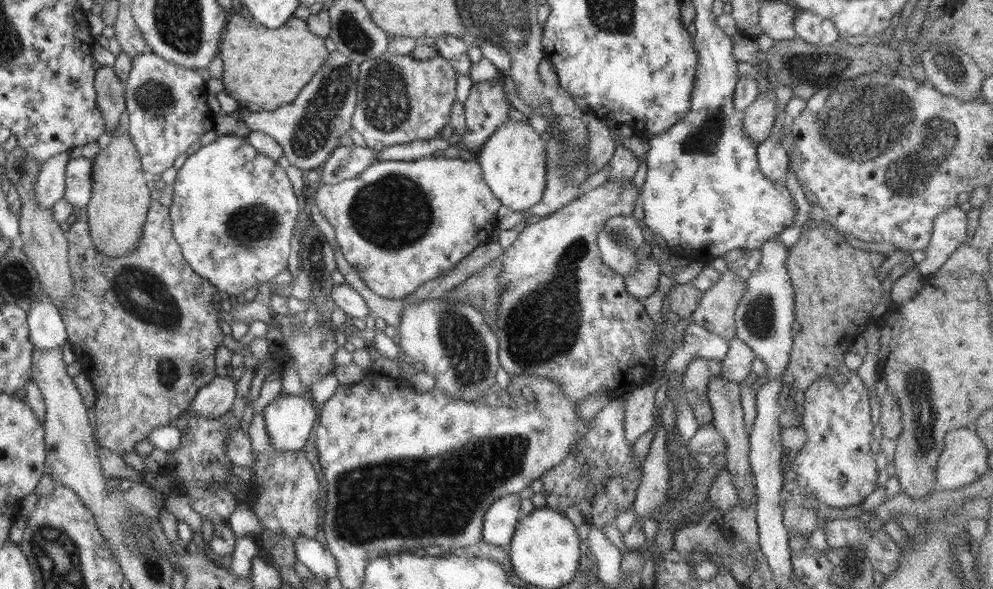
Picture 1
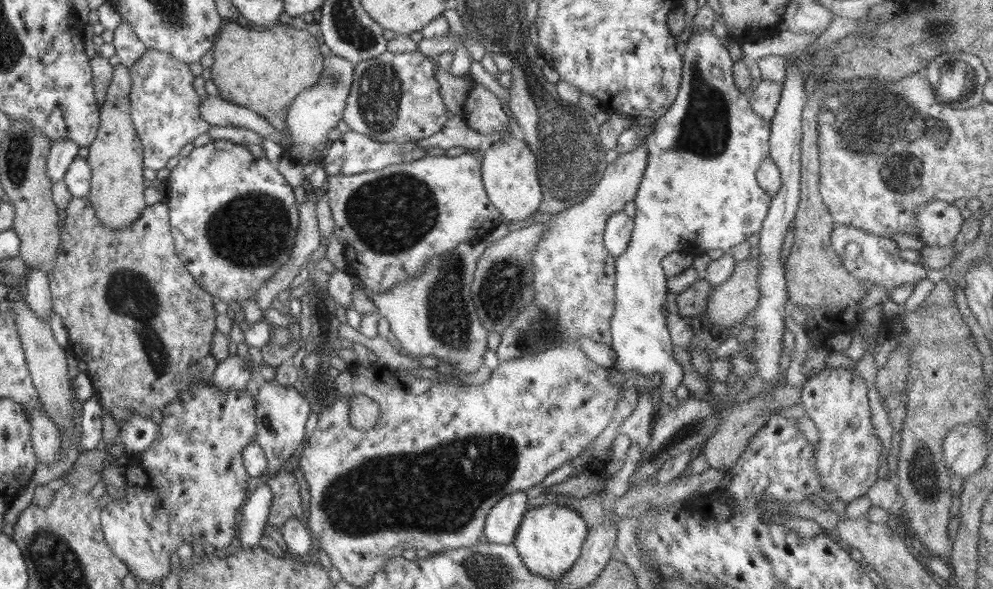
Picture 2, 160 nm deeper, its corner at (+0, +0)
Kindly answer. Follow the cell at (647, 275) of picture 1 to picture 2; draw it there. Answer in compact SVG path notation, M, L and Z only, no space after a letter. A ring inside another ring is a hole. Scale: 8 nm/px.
M702 28L701 30L694 32L694 35L690 37L686 46L686 54L682 56L682 61L684 61L684 68L682 82L680 83L677 97L665 114L653 124L652 132L645 137L645 146L648 153L647 167L642 175L636 199L633 201L636 206L636 216L633 218L634 226L628 248L615 258L615 309L610 321L612 337L611 346L618 358L614 363L615 372L620 371L621 373L630 375L632 372L642 372L644 377L647 375L651 376L654 372L661 374L661 384L664 385L661 386L662 390L659 402L667 404L670 410L674 410L674 408L680 406L680 402L675 397L675 389L681 384L683 368L677 360L674 359L672 352L673 342L671 341L667 321L662 314L662 307L668 292L666 289L667 278L664 274L661 260L670 253L682 250L694 253L703 253L706 250L723 250L728 252L729 248L748 240L754 232L759 232L772 202L772 198L770 195L766 195L766 192L760 188L756 178L756 171L758 170L760 163L769 156L771 120L765 121L764 119L761 119L750 108L748 96L744 92L741 92L735 85L732 74L734 62L730 59L729 50L724 47L721 43L721 39L714 35L711 29Z

